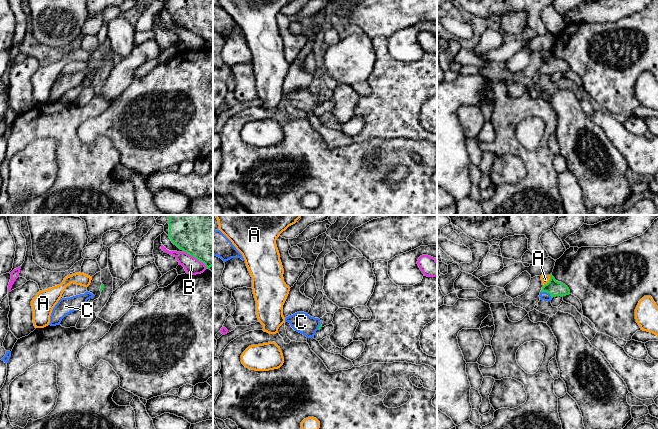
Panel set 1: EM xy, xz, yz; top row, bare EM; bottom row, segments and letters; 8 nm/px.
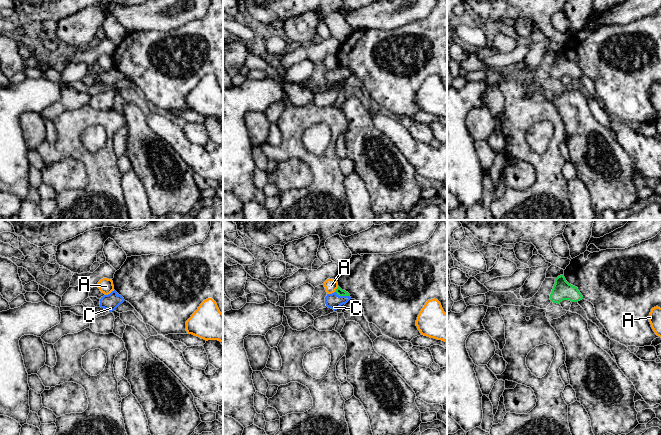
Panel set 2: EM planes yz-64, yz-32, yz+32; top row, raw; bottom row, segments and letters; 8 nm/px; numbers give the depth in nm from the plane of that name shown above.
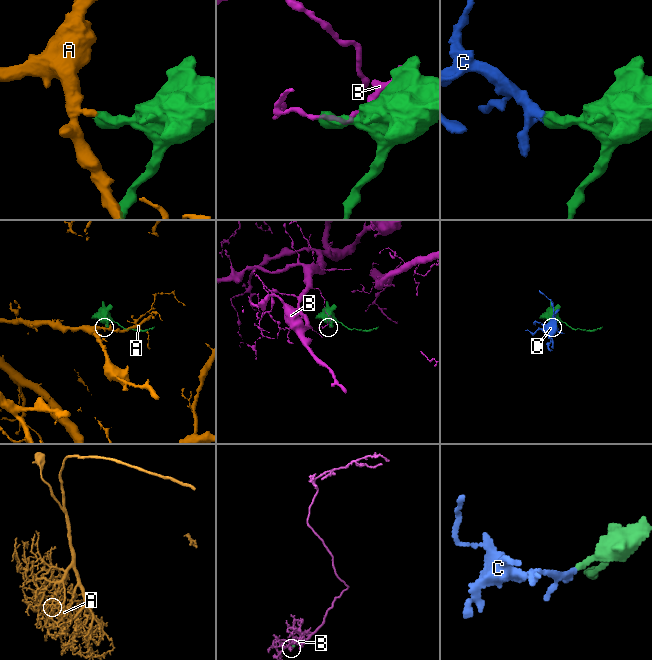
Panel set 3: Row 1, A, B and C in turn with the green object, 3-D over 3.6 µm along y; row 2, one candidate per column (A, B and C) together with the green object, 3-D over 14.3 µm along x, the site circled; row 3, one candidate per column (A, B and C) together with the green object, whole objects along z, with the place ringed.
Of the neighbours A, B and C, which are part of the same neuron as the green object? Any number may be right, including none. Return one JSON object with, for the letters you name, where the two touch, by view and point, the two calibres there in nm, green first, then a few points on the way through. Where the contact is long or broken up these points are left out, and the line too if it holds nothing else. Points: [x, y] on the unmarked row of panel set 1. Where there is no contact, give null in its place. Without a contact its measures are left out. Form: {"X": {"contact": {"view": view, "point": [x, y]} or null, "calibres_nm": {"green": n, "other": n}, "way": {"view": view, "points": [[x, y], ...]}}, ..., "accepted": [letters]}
{"C": {"contact": {"view": "yz", "point": [547, 68]}, "calibres_nm": {"green": 120, "other": 70}, "way": {"view": "yz", "points": [[554, 64], [547, 68], [545, 72]]}}, "accepted": ["C"]}

